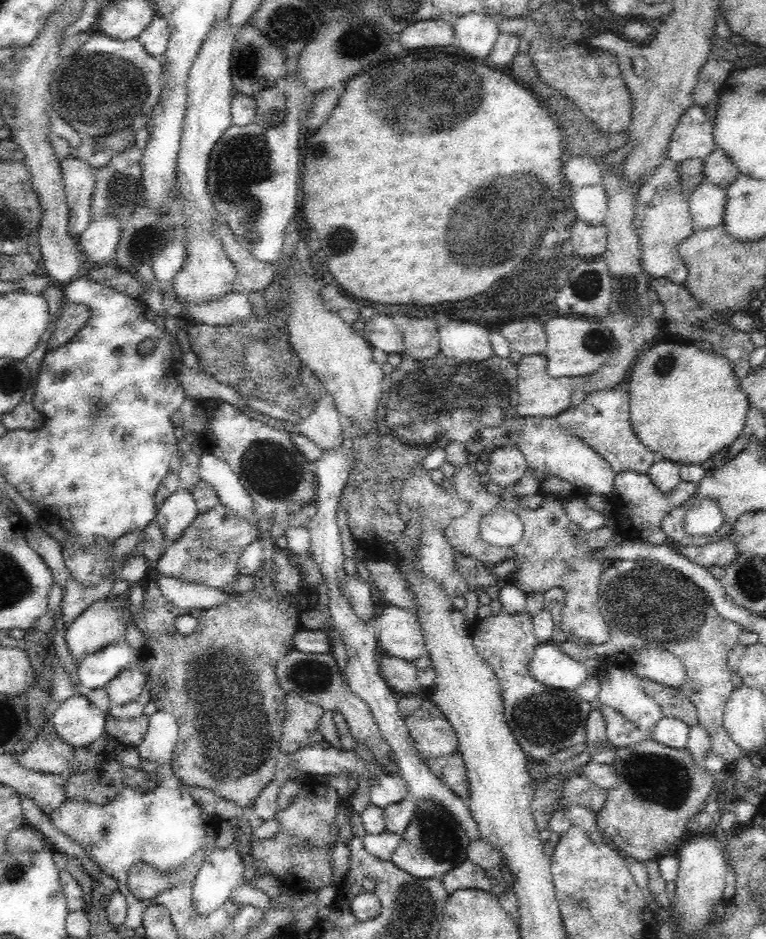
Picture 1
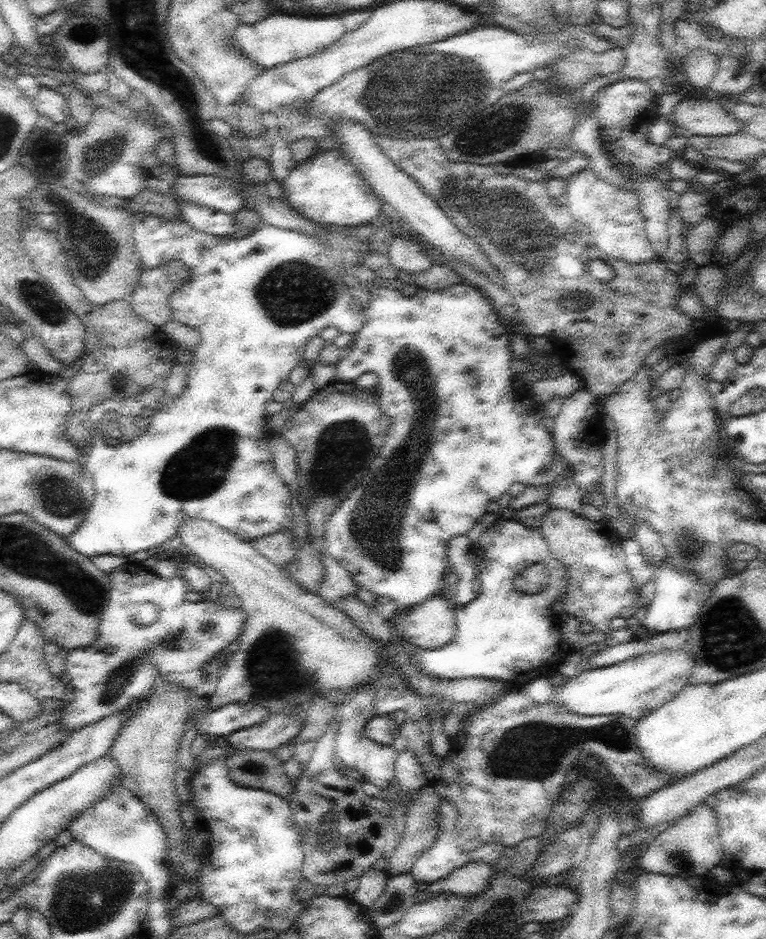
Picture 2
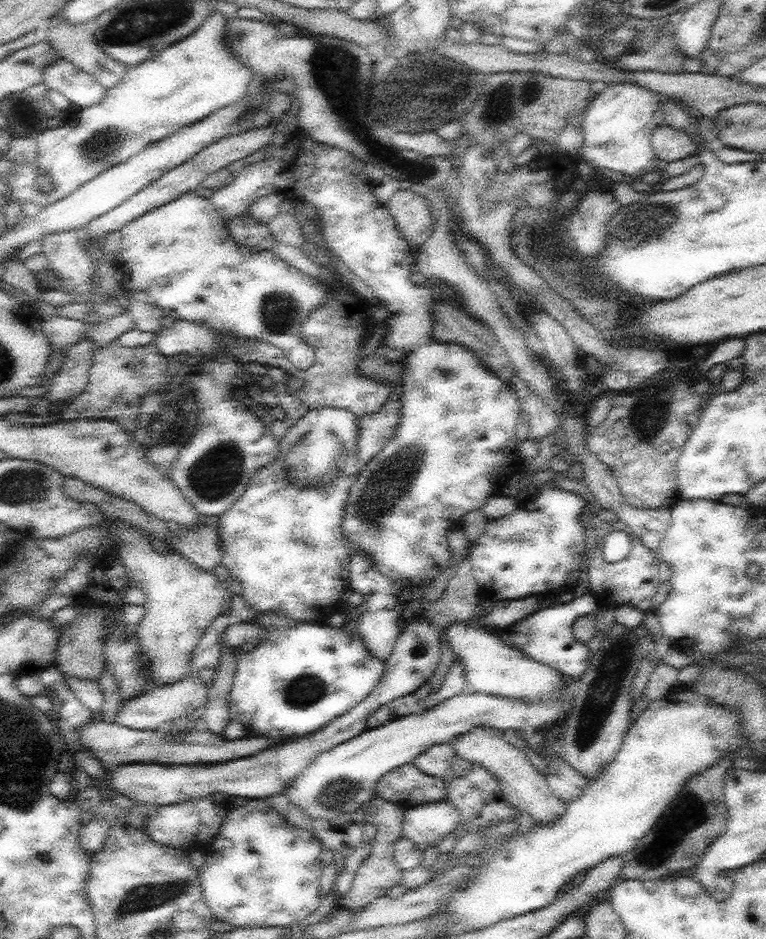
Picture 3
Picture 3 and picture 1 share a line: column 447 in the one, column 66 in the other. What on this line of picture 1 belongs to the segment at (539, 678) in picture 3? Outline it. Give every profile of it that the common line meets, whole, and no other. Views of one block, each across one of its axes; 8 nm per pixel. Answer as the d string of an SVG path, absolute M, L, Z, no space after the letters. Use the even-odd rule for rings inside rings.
M110 596L93 602L70 626L66 627L65 640L74 659L83 659L87 654L107 650L110 644L124 640L126 636L126 610L129 603L126 599Z

